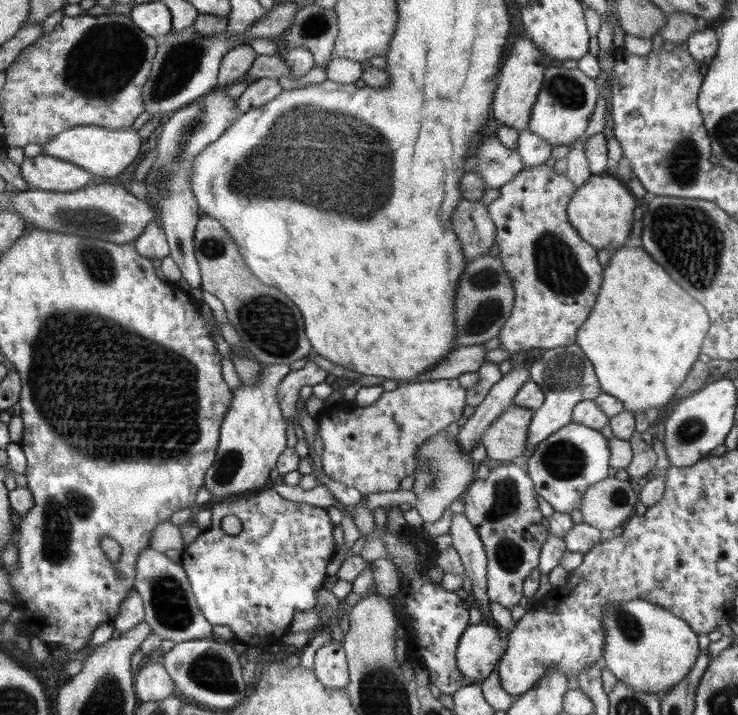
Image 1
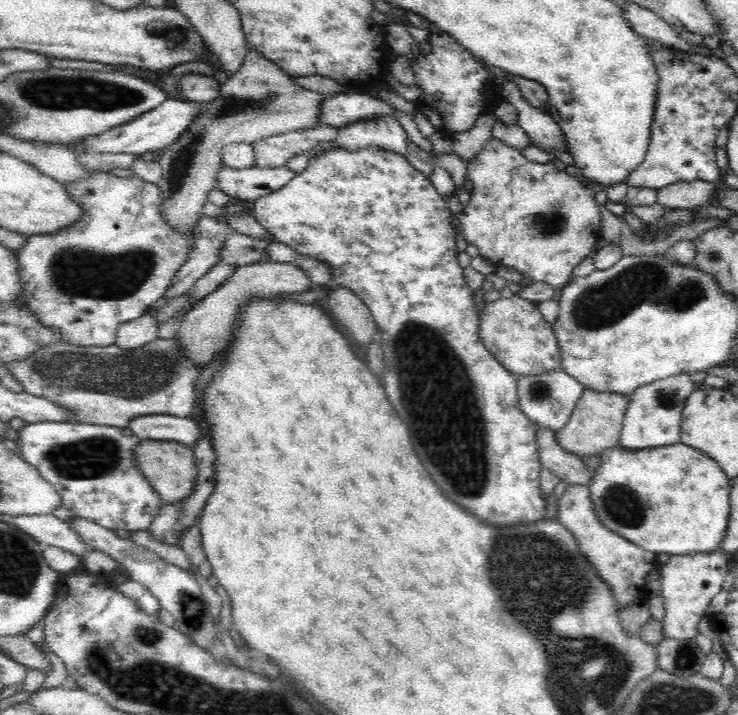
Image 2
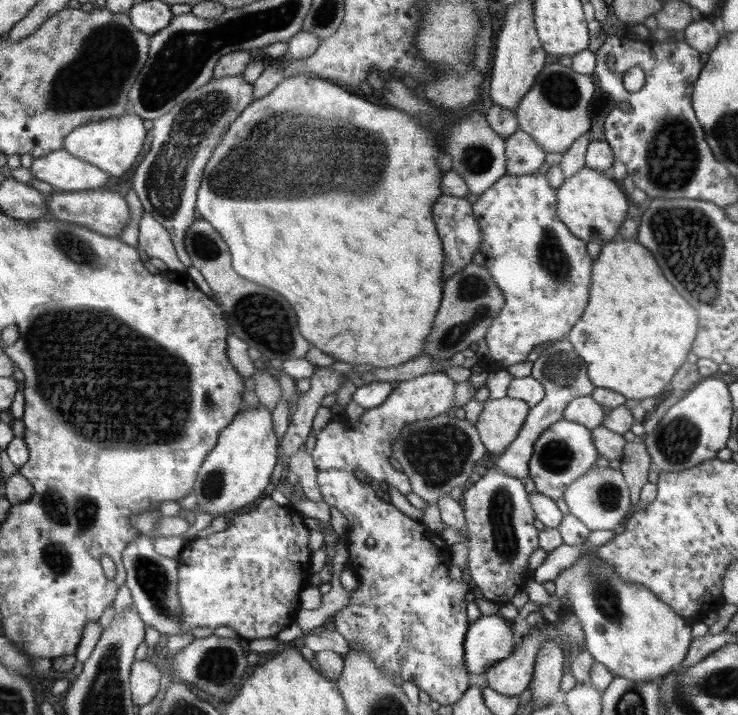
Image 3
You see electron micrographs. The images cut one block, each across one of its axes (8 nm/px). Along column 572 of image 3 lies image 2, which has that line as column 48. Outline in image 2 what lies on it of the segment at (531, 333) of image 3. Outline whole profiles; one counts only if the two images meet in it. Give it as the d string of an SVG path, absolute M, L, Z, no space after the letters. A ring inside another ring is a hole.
M99 172L88 178L80 178L72 184L66 184L66 191L70 193L70 197L78 202L82 207L82 216L76 224L72 224L70 228L58 230L54 234L30 234L27 243L20 249L16 250L16 261L18 261L18 270L22 276L22 282L26 284L24 288L24 296L30 304L30 308L36 312L36 316L42 320L42 325L52 327L54 331L58 331L62 335L64 342L80 346L105 347L113 345L116 342L116 334L118 327L125 322L137 319L142 316L158 298L162 298L166 294L166 290L170 288L178 268L188 260L188 254L195 248L194 230L176 231L170 223L166 223L166 219L162 219L162 193L158 183L151 183L142 180L136 176L120 177L112 175L110 172Z

